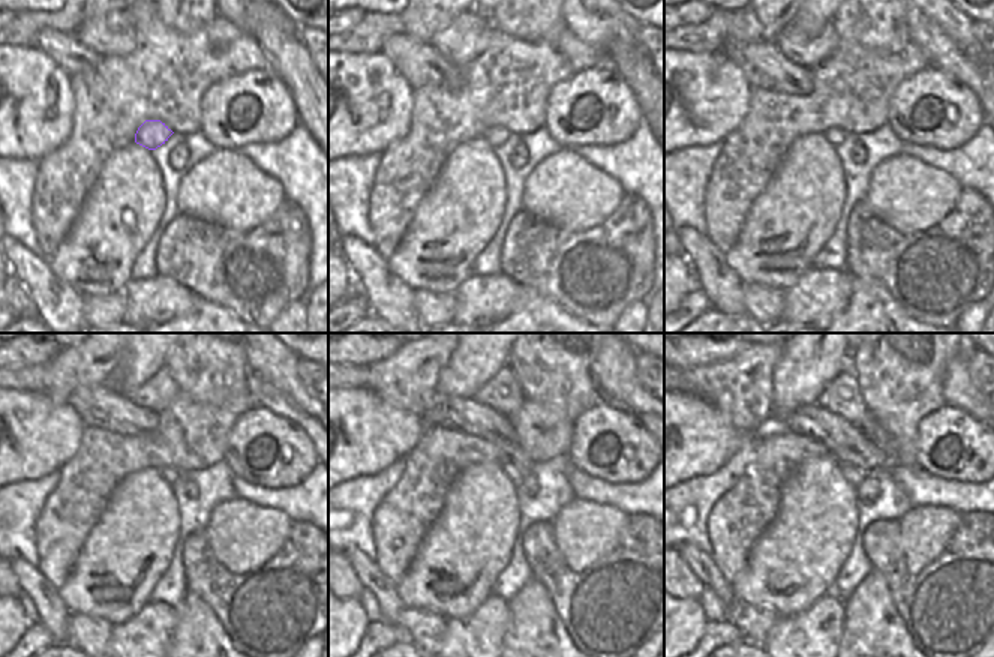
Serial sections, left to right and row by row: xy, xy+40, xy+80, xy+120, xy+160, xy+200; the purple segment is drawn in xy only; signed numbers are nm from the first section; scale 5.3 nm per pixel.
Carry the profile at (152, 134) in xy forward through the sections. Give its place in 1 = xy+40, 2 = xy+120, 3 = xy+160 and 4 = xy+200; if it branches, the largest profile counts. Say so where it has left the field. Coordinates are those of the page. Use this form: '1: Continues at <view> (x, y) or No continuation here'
1: Continues at xy+40 (495, 137)
2: Continues at xy+120 (168, 474)
3: Continues at xy+160 (516, 476)
4: Continues at xy+200 (852, 474)

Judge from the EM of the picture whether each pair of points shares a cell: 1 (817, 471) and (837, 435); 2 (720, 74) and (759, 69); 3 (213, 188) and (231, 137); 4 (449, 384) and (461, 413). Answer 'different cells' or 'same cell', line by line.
1: different cells
2: different cells
3: different cells
4: different cells

